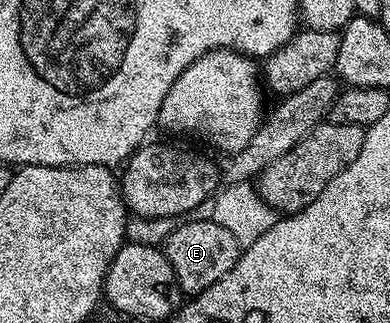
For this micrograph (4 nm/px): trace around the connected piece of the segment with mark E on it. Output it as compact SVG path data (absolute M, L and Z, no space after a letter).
M188 218L173 227L168 239L162 245L162 251L174 270L174 278L178 282L181 293L193 297L202 290L214 286L218 278L234 270L242 245L234 238L234 234L230 234L230 230L218 226L216 220Z

